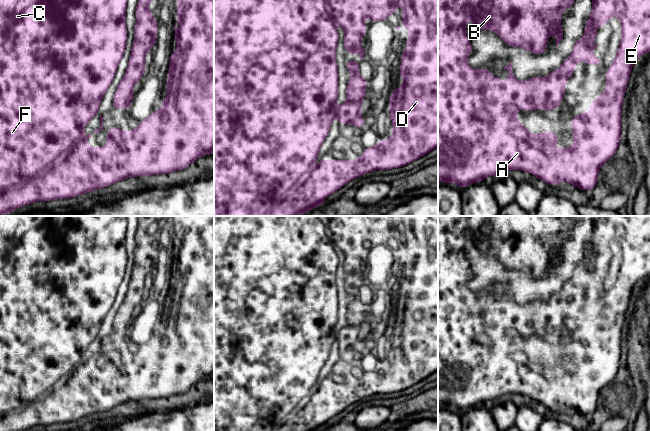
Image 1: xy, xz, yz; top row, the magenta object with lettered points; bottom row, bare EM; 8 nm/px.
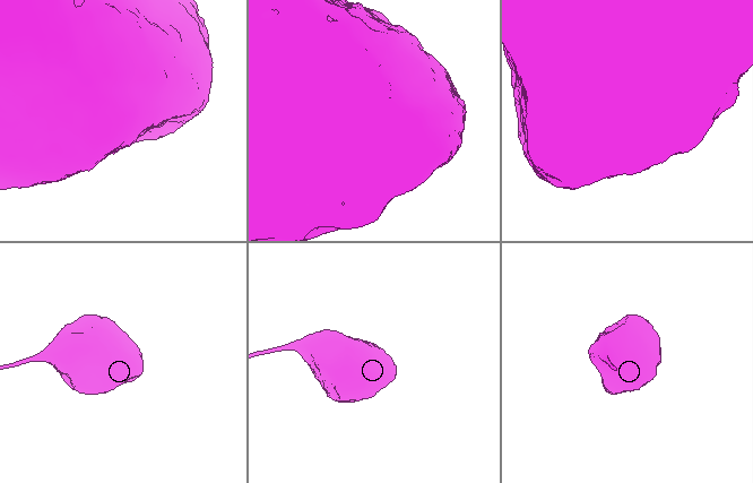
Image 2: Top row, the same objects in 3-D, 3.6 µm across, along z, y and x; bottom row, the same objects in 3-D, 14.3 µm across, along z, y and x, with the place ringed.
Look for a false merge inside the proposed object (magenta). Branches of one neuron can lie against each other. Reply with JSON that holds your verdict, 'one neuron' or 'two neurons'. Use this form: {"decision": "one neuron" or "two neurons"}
{"decision": "one neuron"}

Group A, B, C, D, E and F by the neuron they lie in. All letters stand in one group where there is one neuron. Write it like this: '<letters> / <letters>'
A B C D E F

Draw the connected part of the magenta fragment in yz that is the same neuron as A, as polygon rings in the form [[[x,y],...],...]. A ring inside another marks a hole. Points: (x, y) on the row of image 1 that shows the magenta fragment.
[[[438,0],[438,180],[447,184],[454,182],[464,189],[469,184],[481,182],[484,178],[496,176],[503,171],[520,170],[529,172],[552,187],[566,181],[583,191],[595,188],[600,167],[615,155],[620,144],[622,103],[634,62],[639,56],[650,52],[650,0],[592,0],[592,13],[585,22],[582,38],[575,42],[571,56],[564,58],[563,65],[553,70],[548,77],[535,76],[520,82],[513,76],[511,62],[503,67],[508,70],[508,78],[504,80],[504,88],[501,89],[500,76],[490,77],[488,74],[492,70],[489,67],[476,70],[467,63],[473,48],[465,32],[466,22],[472,21],[482,30],[492,30],[510,47],[529,49],[535,55],[542,55],[551,33],[556,39],[557,50],[558,44],[564,38],[560,23],[561,11],[574,4],[574,0]],[[612,15],[620,18],[622,39],[606,72],[606,92],[600,93],[593,100],[588,113],[578,113],[571,121],[574,143],[569,148],[558,149],[555,147],[558,133],[548,130],[540,134],[530,134],[517,119],[517,108],[534,112],[537,107],[541,107],[544,113],[560,107],[566,91],[565,82],[576,70],[576,64],[586,61],[588,67],[595,63],[602,65],[602,59],[593,57],[592,51],[597,47],[595,37],[600,30],[599,26],[609,23]]]

